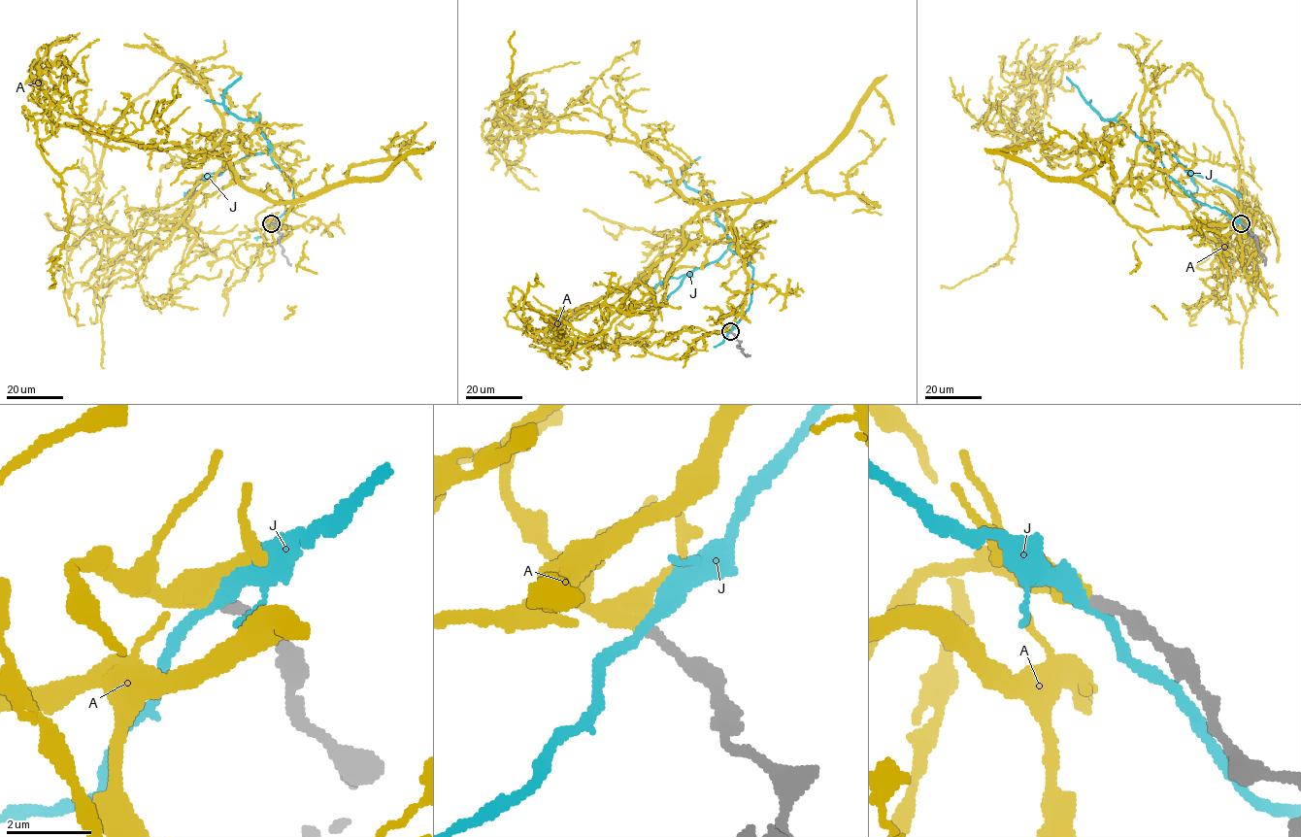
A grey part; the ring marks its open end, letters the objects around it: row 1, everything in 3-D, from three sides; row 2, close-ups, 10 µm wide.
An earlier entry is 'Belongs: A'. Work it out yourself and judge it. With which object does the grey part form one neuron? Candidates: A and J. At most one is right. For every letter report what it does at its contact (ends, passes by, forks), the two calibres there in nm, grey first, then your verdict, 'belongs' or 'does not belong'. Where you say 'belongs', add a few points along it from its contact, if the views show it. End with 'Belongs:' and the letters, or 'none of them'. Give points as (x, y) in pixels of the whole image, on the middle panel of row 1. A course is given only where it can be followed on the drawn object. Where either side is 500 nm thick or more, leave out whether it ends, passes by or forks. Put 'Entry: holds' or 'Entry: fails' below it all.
A: it passes by; 280 nm thick on the grey side, 380 nm on the other; belongs; it runs (730, 331), (750, 202), (690, 203), (632, 143), (520, 129), (497, 102), (528, 107), (513, 31)
J: it passes by; 280 nm thick on the grey side, 320 nm on the other; does not belong
Belongs: A
Entry: holds

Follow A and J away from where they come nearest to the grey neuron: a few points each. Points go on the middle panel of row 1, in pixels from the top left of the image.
A: (730, 331), (750, 202), (690, 203), (632, 143), (520, 129), (497, 102), (528, 107), (513, 31)
J: (730, 331), (750, 301), (753, 267), (730, 250), (717, 204), (683, 180), (683, 171), (700, 156)

